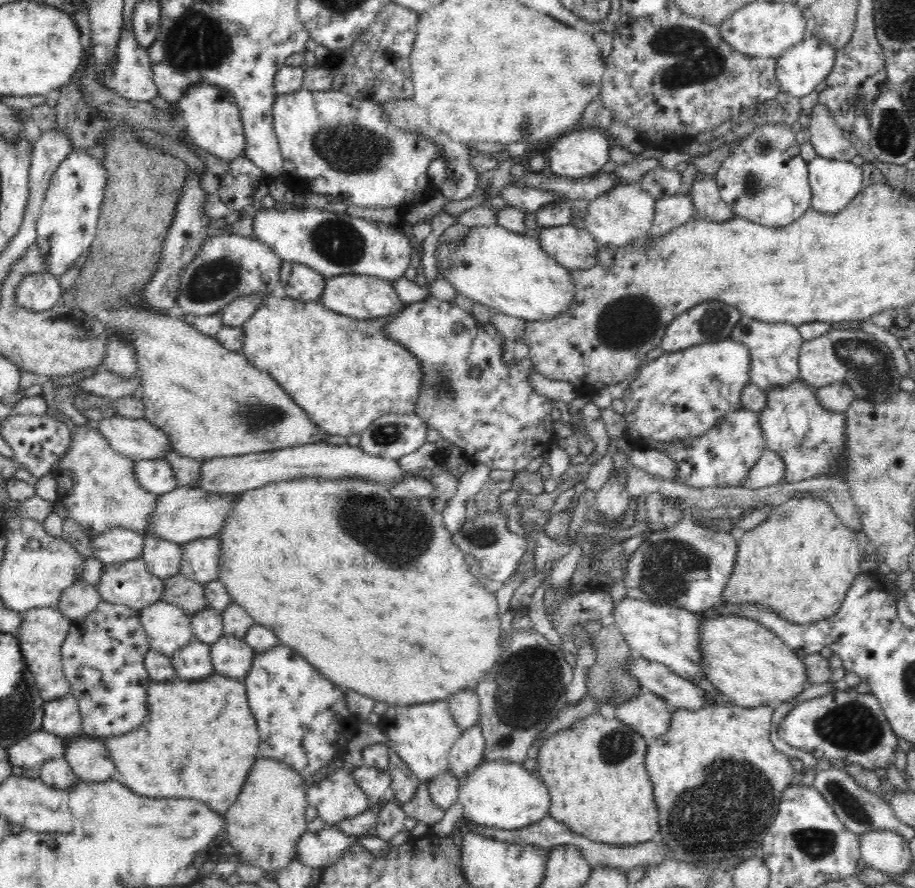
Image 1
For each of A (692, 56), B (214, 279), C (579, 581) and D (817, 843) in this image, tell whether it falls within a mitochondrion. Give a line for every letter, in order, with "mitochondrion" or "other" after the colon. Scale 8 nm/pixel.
A: mitochondrion
B: mitochondrion
C: other
D: mitochondrion

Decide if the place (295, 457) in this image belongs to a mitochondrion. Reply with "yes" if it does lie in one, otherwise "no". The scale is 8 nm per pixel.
no

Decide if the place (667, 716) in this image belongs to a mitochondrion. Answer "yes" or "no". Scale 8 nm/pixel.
no

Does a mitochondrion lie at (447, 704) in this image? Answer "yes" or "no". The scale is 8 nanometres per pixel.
no

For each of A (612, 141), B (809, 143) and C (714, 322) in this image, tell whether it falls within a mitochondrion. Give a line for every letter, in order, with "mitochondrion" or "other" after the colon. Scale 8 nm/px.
A: other
B: other
C: mitochondrion

